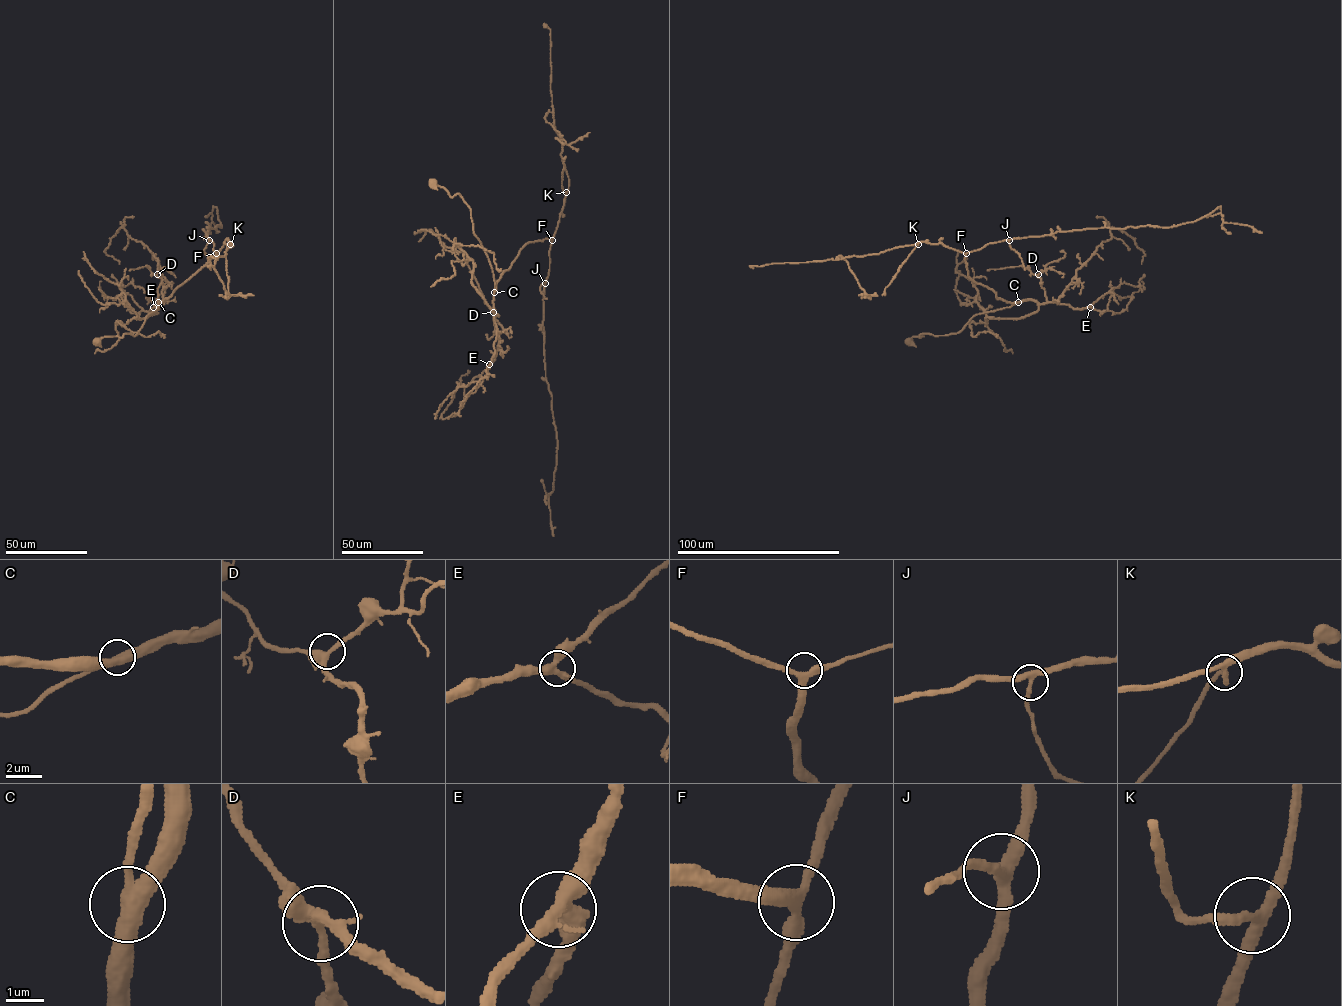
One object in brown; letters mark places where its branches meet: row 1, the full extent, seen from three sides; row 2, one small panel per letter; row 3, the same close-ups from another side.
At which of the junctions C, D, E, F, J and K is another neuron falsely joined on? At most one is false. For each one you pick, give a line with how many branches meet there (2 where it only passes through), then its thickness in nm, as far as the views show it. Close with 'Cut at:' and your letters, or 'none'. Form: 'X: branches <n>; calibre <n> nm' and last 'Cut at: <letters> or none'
Cut at: none

